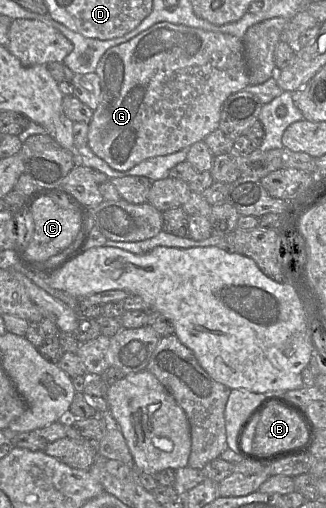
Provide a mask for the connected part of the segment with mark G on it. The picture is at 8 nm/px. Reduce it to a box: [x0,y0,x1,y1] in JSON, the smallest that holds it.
[87,22,249,171]

